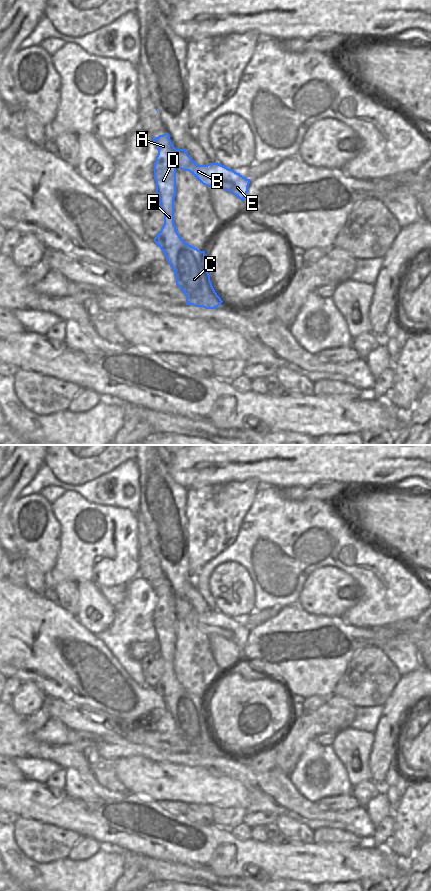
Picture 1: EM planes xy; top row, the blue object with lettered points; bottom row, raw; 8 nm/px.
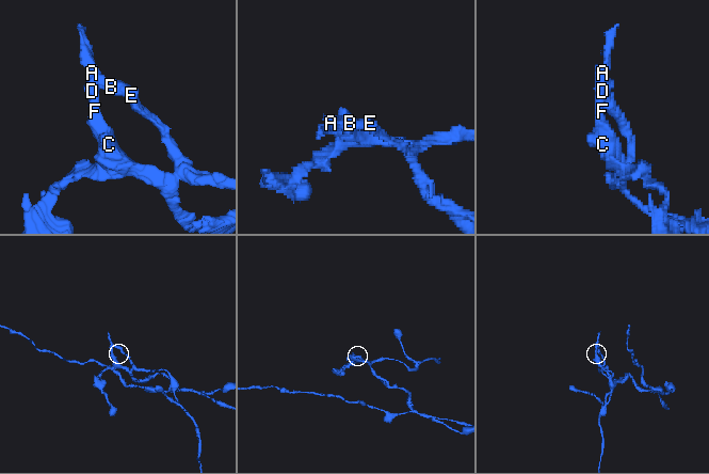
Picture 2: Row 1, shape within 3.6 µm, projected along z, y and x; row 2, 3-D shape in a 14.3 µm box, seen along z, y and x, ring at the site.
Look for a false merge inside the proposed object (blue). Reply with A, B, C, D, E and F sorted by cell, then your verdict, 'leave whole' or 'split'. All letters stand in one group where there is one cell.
A C D F / B E | split

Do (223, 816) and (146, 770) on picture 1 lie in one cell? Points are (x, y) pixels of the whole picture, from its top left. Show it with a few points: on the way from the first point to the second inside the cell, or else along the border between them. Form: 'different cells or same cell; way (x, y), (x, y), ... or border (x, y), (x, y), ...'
different cells; border (208, 805), (230, 806), (233, 809)

